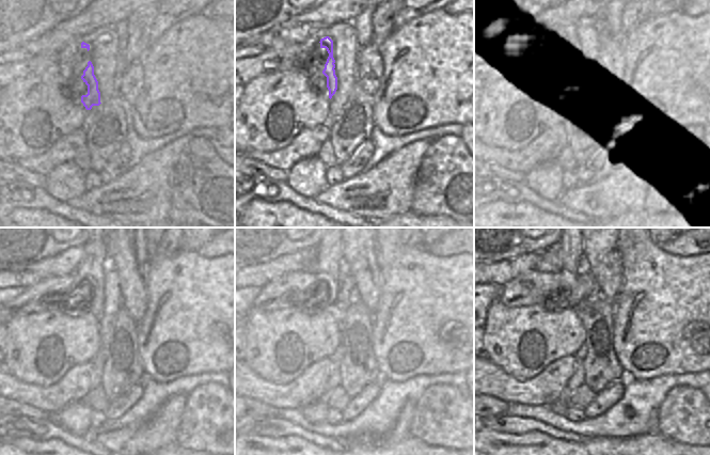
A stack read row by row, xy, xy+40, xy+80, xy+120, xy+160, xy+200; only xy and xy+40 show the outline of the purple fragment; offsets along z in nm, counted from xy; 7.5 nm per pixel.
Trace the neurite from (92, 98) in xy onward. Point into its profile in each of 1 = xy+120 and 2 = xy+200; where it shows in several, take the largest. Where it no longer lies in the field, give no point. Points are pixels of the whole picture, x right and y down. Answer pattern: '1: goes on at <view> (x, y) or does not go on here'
1: goes on at xy+120 (92, 265)
2: goes on at xy+200 (570, 249)

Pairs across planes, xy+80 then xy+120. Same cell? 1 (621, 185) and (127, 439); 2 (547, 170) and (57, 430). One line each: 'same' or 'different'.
1: same
2: different

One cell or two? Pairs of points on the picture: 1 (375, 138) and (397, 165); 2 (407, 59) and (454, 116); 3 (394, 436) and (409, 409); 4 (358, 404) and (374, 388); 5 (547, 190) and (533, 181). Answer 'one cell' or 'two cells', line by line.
1: two cells
2: one cell
3: one cell
4: one cell
5: one cell

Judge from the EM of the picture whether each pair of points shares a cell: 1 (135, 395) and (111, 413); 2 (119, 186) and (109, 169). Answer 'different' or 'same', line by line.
1: same
2: different

